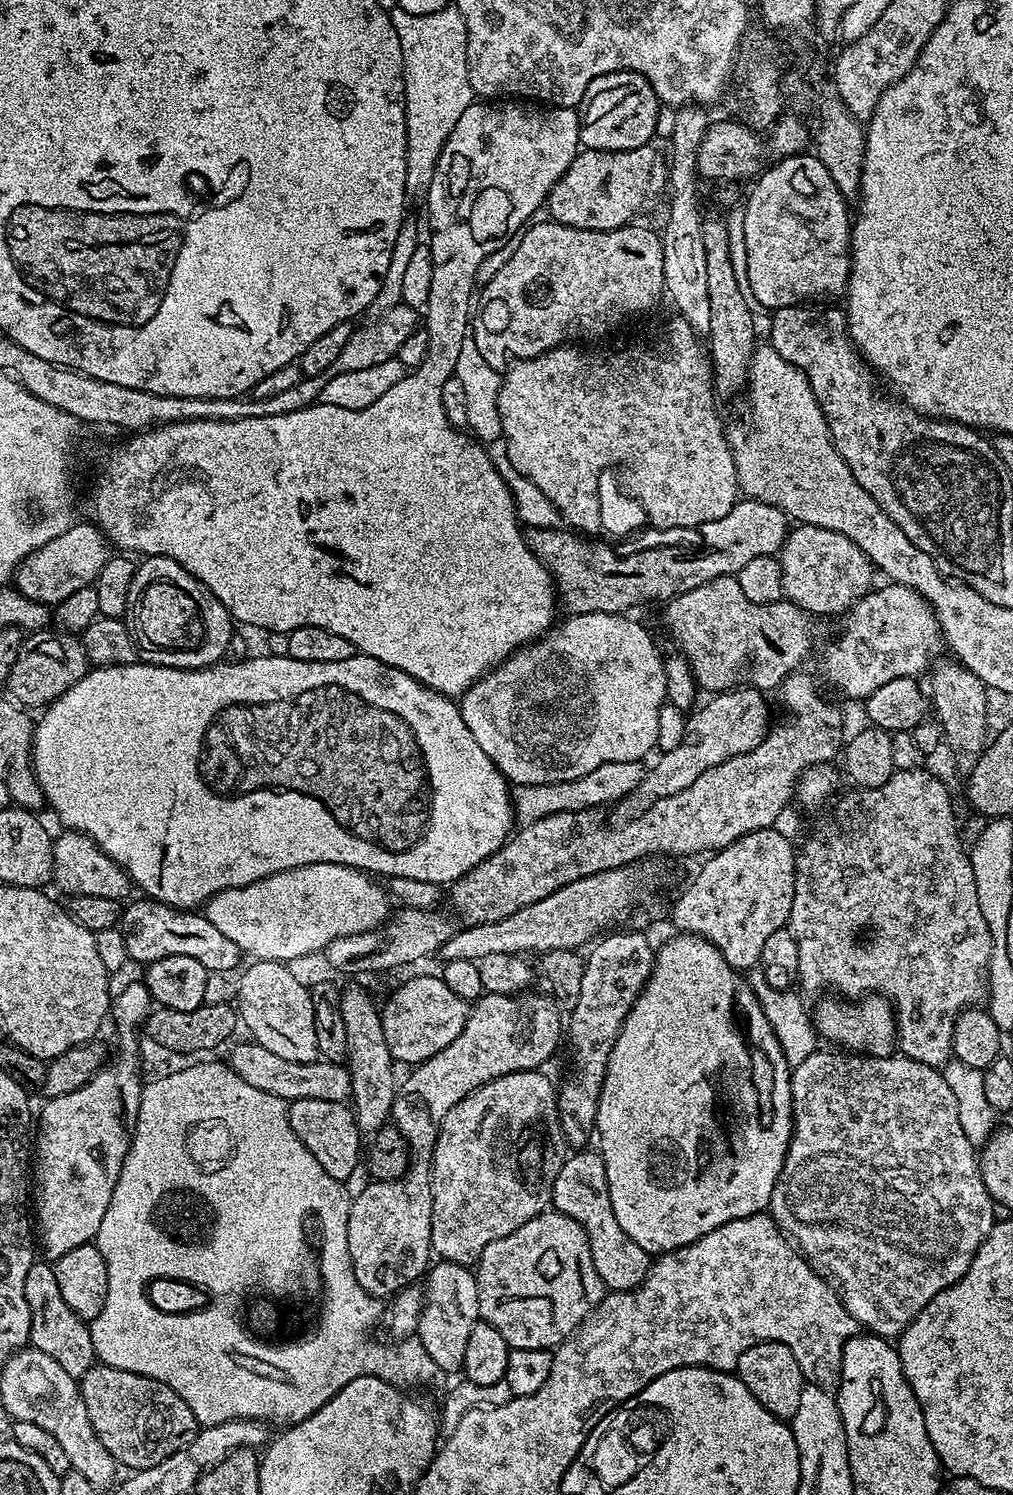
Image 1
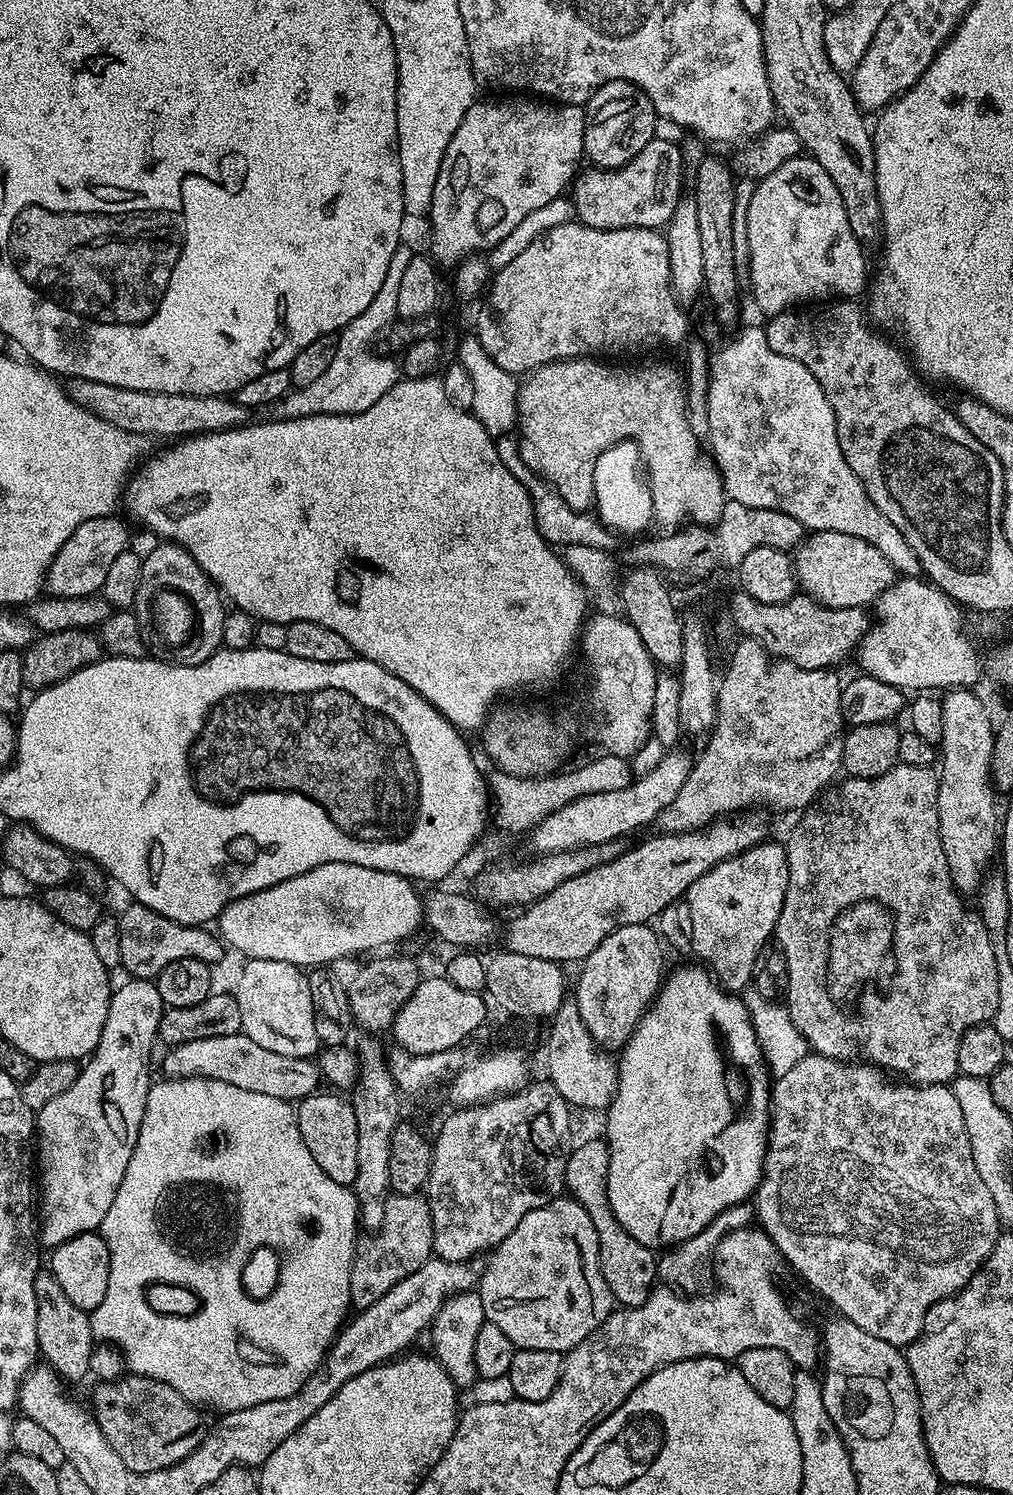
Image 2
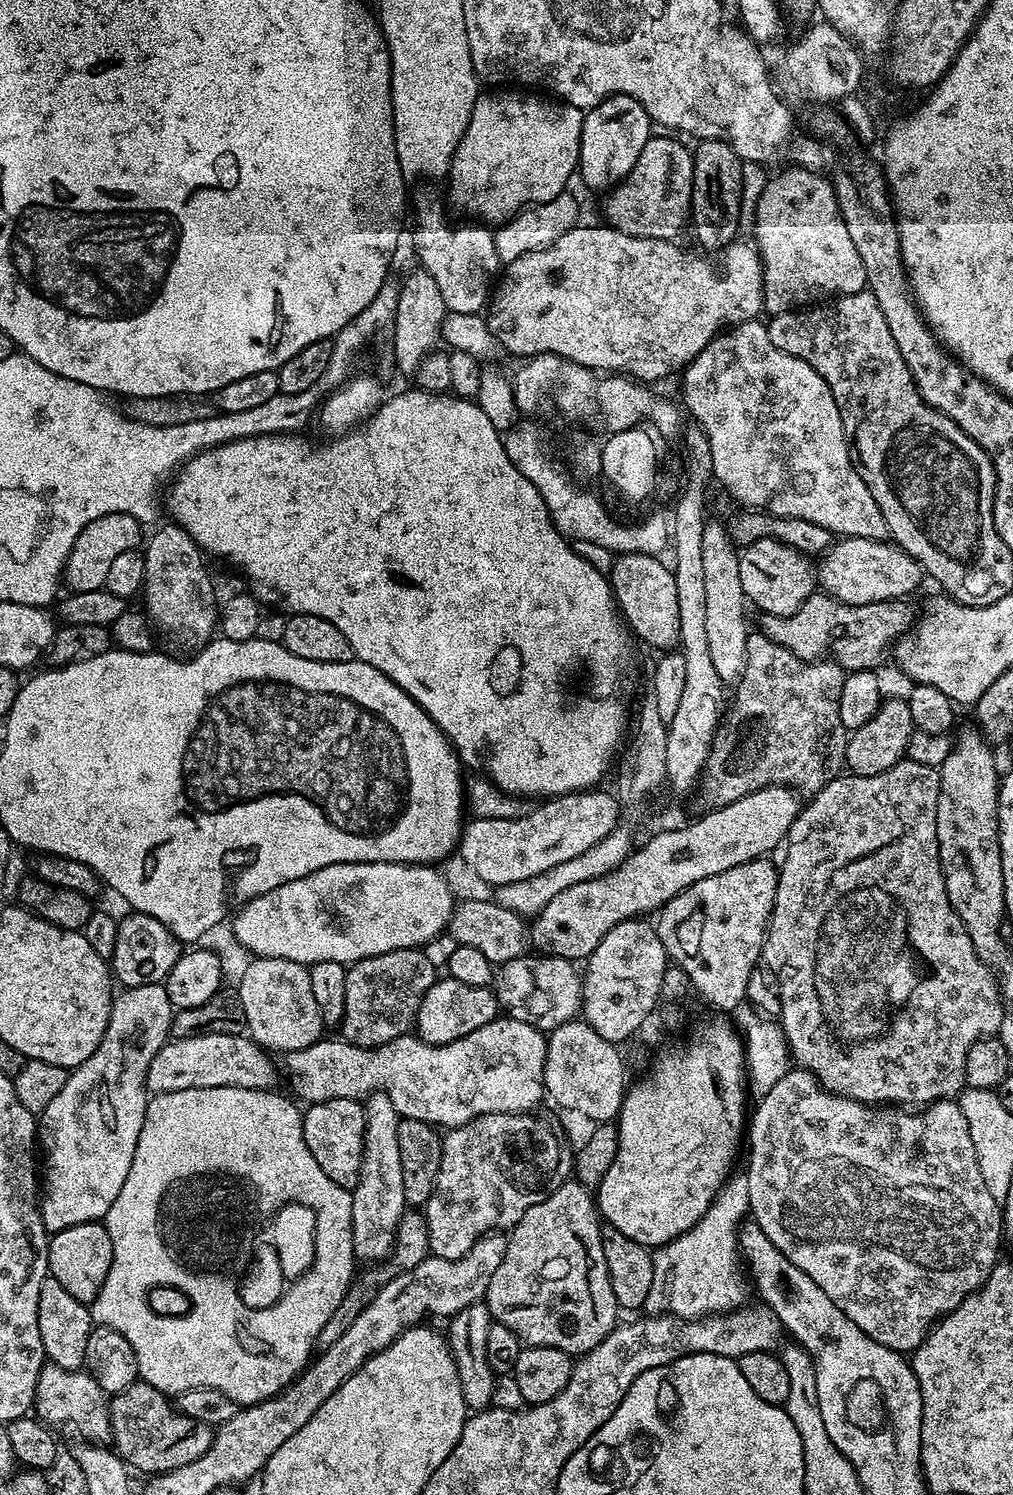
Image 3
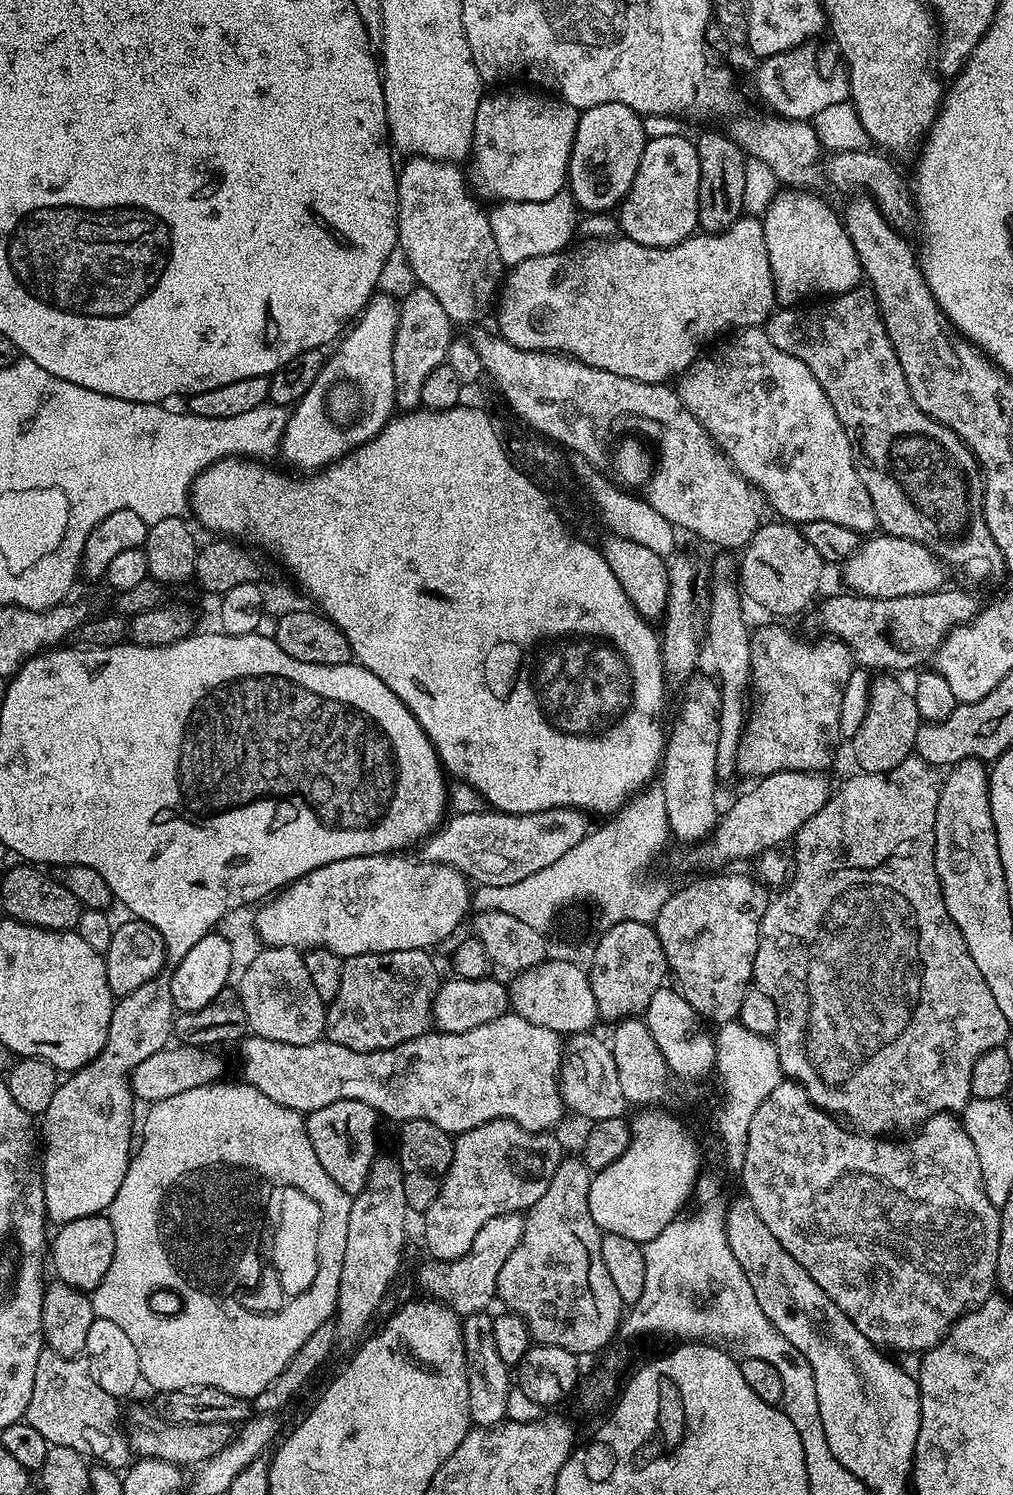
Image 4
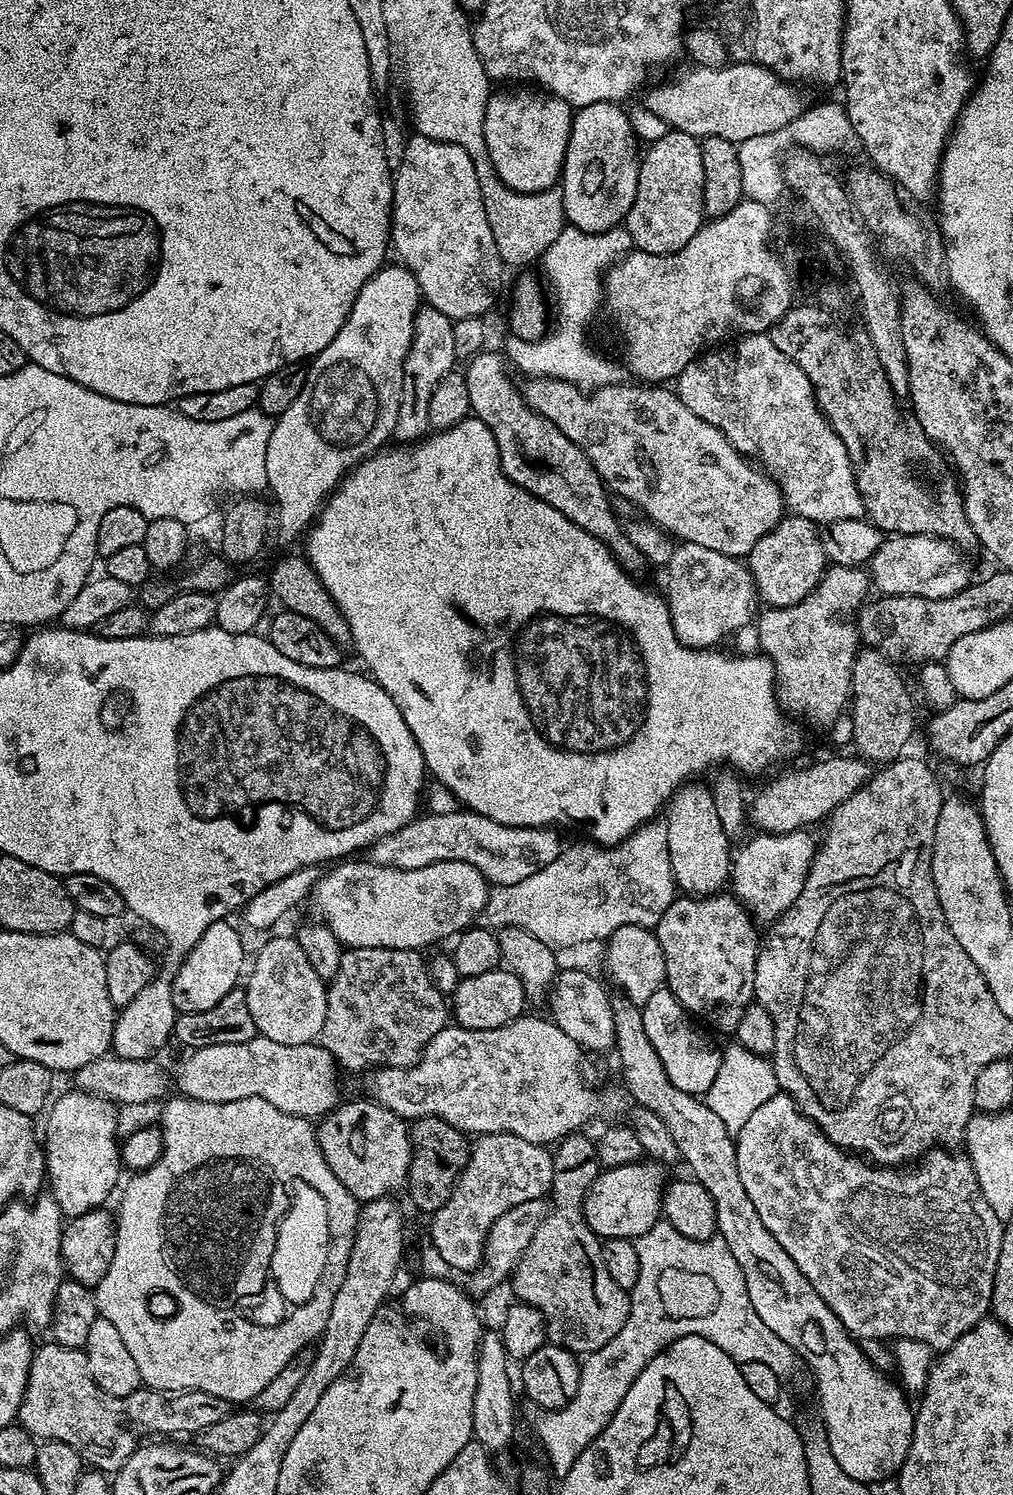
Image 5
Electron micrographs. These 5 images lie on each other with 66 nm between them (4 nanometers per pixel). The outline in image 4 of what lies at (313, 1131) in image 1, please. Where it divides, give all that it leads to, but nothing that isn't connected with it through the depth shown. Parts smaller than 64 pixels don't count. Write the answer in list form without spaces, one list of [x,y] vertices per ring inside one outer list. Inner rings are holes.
[[[339,1100],[330,1102],[330,1106],[322,1106],[322,1110],[307,1113],[304,1125],[310,1138],[310,1146],[314,1146],[314,1154],[318,1154],[318,1162],[322,1162],[322,1170],[342,1186],[347,1196],[356,1196],[368,1185],[368,1175],[372,1164],[376,1161],[376,1120],[378,1113],[366,1102],[357,1100]]]

